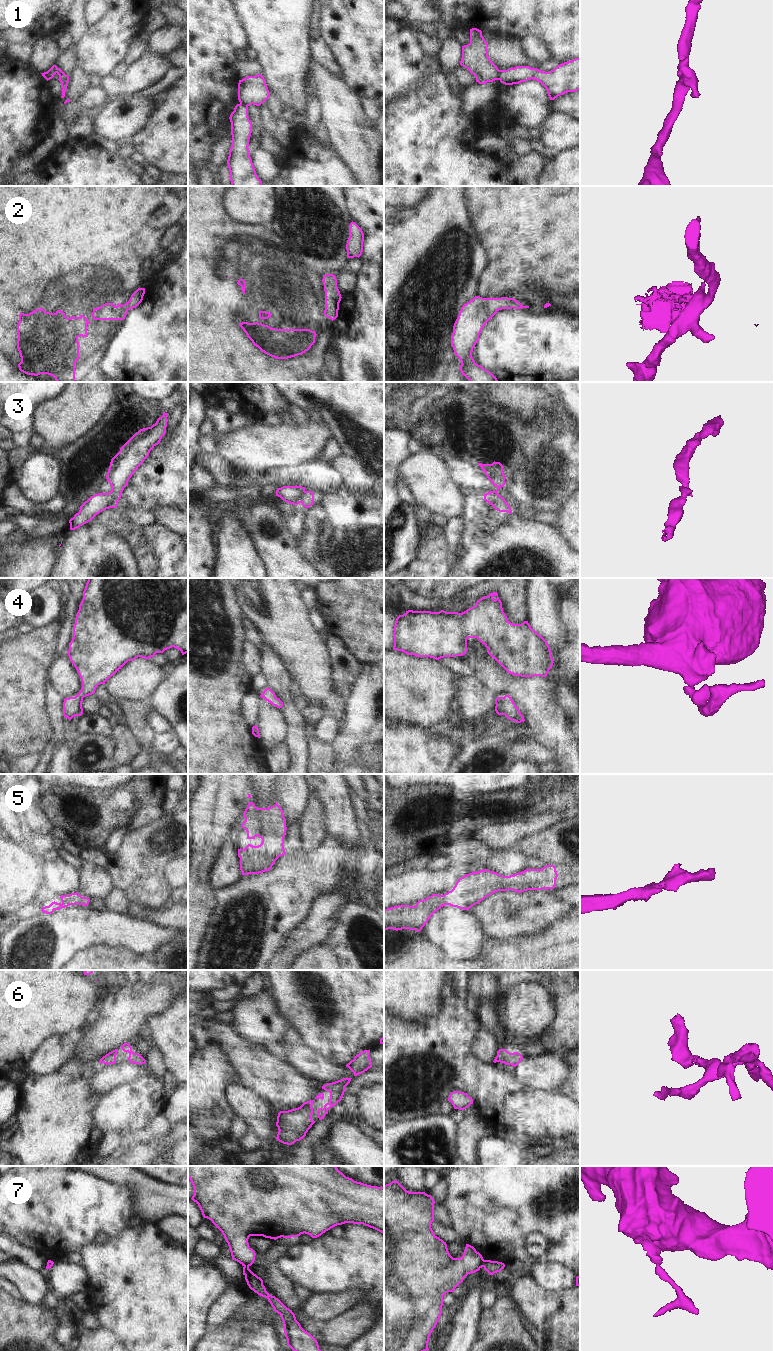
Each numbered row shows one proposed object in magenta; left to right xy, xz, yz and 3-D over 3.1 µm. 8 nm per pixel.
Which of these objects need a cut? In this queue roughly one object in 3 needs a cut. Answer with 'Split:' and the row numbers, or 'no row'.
Split: 1, 2, 3, 7

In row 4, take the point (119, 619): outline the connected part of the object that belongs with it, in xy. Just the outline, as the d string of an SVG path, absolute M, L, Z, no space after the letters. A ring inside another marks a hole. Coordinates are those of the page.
M88 578L83 591L83 599L75 618L73 638L68 650L69 659L81 678L82 689L75 697L64 699L63 716L68 718L69 721L75 716L81 716L83 714L83 698L94 694L100 684L105 684L128 661L134 661L138 657L149 659L154 657L156 653L163 653L172 647L180 650L182 655L188 653L188 578Z

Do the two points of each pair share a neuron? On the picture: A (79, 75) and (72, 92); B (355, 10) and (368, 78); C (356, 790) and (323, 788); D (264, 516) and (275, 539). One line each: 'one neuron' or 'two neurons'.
A: one neuron
B: one neuron
C: two neurons
D: one neuron

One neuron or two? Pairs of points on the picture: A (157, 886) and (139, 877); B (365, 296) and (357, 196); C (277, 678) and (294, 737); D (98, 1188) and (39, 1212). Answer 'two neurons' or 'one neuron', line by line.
A: one neuron
B: one neuron
C: one neuron
D: one neuron

